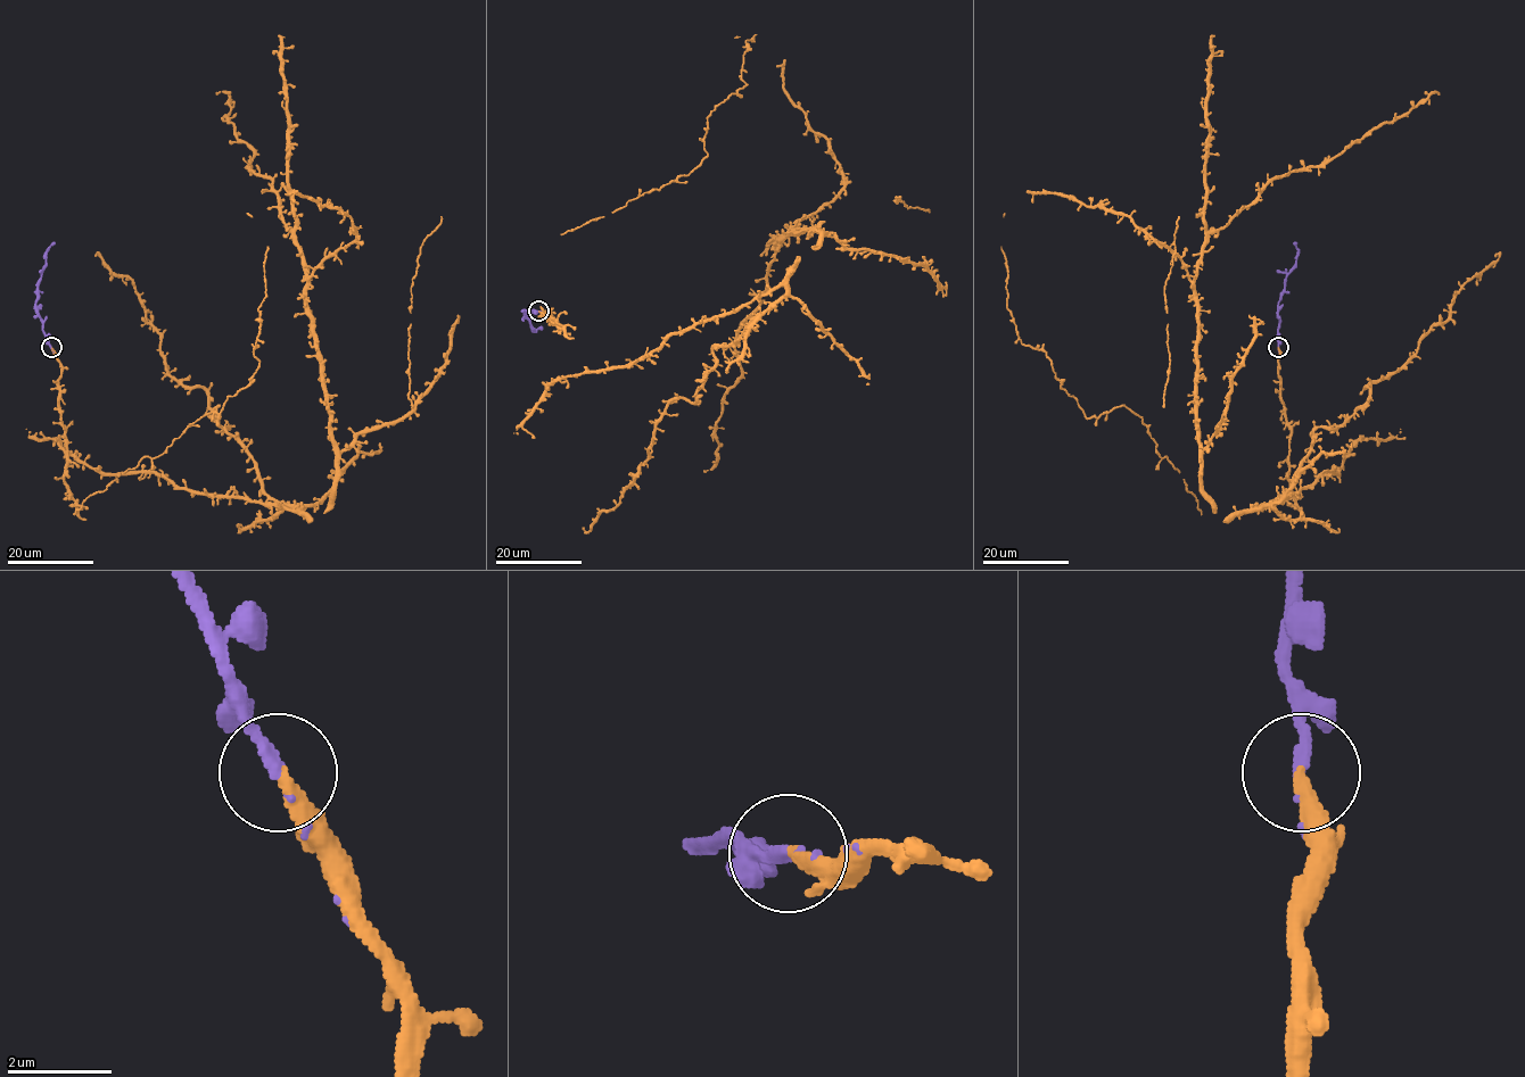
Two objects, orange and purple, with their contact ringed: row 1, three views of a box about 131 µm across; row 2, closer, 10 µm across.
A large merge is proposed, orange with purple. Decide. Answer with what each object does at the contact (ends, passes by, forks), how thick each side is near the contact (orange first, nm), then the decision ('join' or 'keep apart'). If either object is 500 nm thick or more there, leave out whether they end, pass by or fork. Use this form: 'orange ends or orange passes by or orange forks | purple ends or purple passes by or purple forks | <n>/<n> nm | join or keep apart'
orange ends | purple ends | 300/240 nm | join

